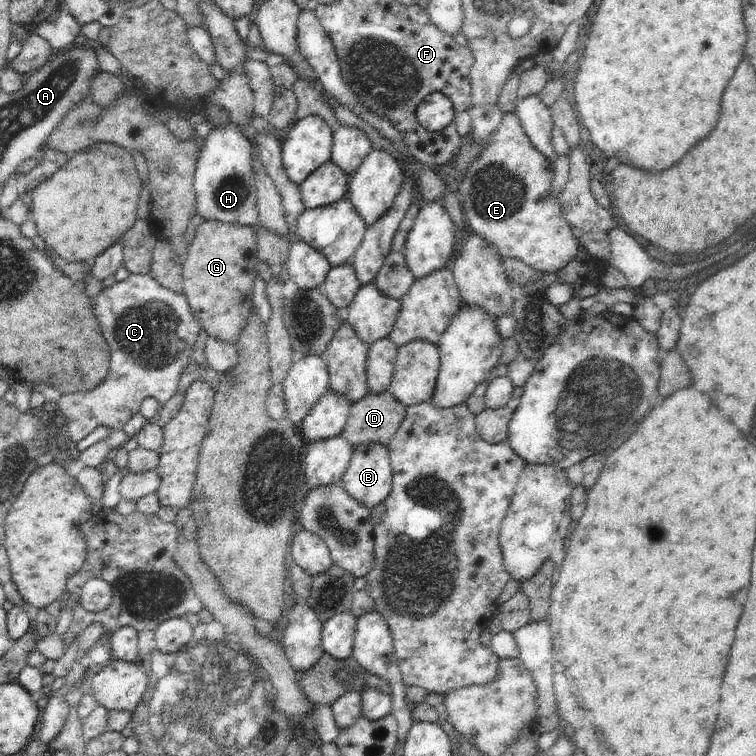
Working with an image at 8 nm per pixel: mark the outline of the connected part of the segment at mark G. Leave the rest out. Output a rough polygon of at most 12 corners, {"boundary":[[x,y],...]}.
{"boundary":[[206,220],[183,294],[209,337],[237,344],[255,308],[255,226]]}

